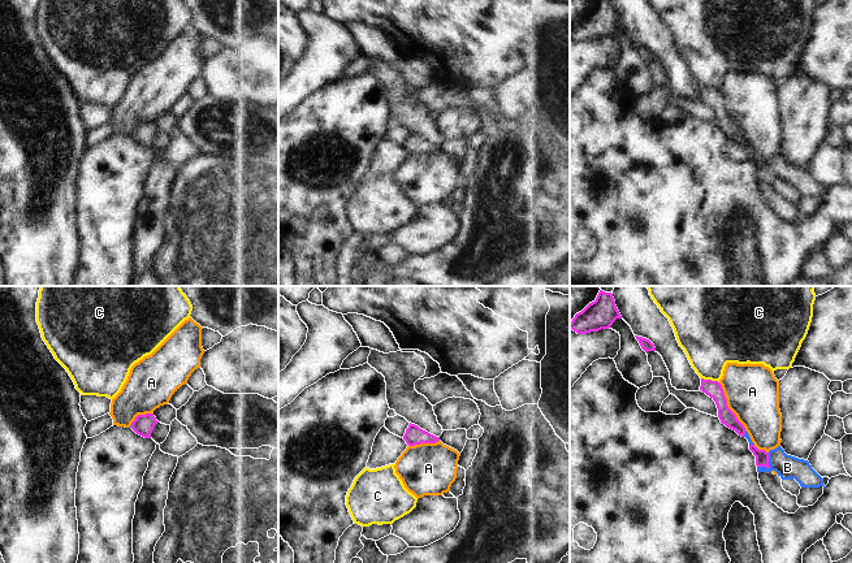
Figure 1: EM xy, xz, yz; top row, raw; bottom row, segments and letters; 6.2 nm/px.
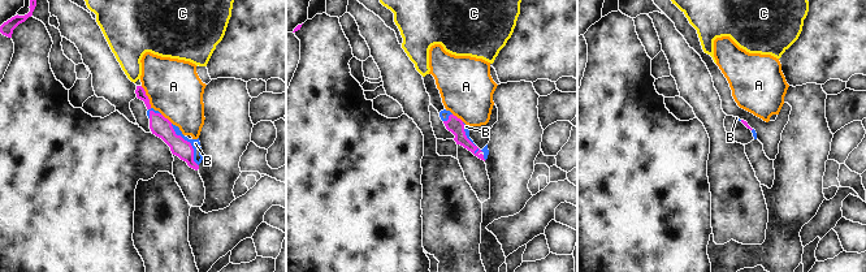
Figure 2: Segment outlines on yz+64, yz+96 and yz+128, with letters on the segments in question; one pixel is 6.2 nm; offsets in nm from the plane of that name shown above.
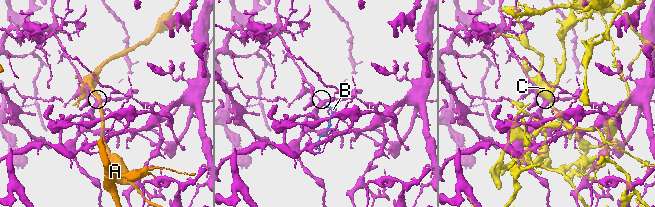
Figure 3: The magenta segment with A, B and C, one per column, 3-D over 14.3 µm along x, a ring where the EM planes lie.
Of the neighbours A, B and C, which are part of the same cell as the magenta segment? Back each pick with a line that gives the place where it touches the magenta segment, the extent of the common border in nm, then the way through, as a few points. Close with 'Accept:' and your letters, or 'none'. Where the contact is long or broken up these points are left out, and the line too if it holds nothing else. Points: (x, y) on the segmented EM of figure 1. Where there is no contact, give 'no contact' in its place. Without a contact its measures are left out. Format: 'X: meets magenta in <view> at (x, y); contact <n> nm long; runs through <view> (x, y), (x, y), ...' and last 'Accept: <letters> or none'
B: meets magenta in yz at (769, 466); contact 120 nm long; runs through yz (761, 455), (769, 466), (787, 467)
Accept: B

